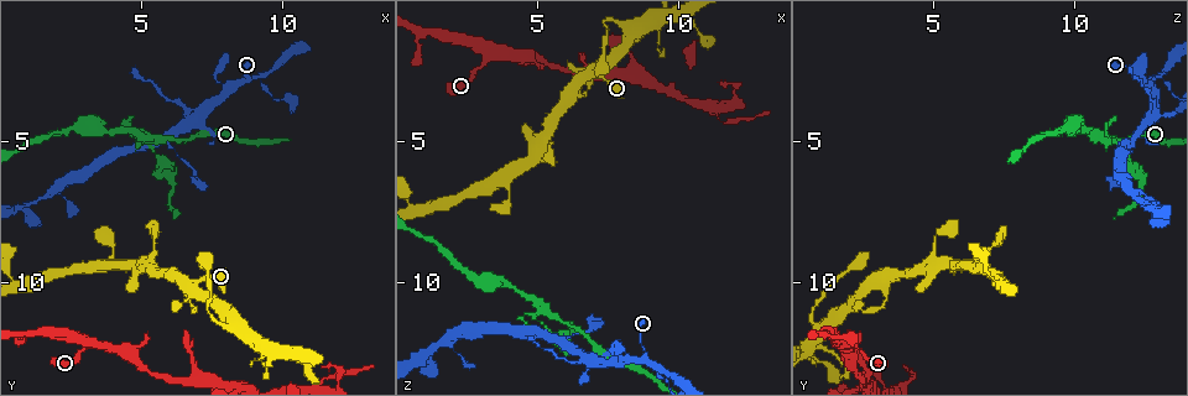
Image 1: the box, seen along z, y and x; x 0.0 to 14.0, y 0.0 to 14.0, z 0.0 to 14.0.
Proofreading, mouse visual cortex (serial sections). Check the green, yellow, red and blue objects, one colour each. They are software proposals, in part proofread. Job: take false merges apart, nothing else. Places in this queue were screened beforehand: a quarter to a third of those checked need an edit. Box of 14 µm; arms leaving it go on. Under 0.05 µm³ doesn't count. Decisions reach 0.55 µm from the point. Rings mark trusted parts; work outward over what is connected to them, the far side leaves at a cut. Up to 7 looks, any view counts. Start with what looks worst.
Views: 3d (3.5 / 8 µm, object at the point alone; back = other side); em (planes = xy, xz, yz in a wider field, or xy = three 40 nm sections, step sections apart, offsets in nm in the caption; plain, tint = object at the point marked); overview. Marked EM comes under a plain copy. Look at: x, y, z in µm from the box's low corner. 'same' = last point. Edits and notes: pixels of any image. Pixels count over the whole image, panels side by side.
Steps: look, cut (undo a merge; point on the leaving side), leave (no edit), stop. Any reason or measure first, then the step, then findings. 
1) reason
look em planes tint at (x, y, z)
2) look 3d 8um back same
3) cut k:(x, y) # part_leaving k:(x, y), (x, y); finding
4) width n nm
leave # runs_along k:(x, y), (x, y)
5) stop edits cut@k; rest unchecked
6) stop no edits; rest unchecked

a fork
look 3d 3.5um at (8.8, 2.9, 12.7)

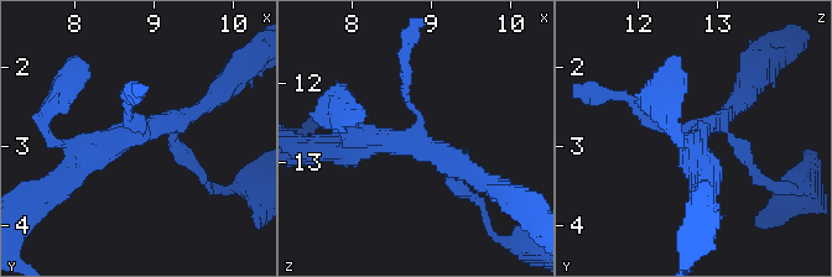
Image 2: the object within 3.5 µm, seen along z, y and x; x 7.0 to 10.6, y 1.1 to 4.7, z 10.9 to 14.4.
now the EM
look em xy step 1 tint at (8.80, 2.85, 12.70)

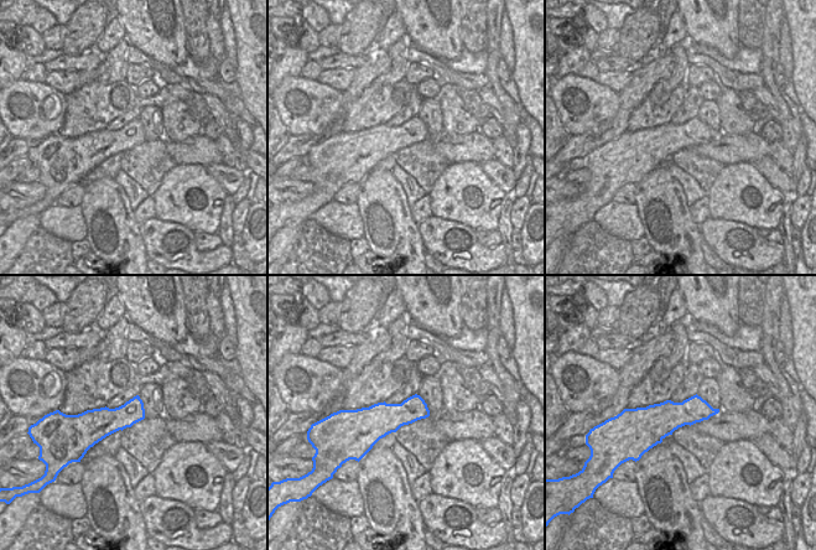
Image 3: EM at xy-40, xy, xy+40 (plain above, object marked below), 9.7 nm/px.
another direction
look em planes tint same

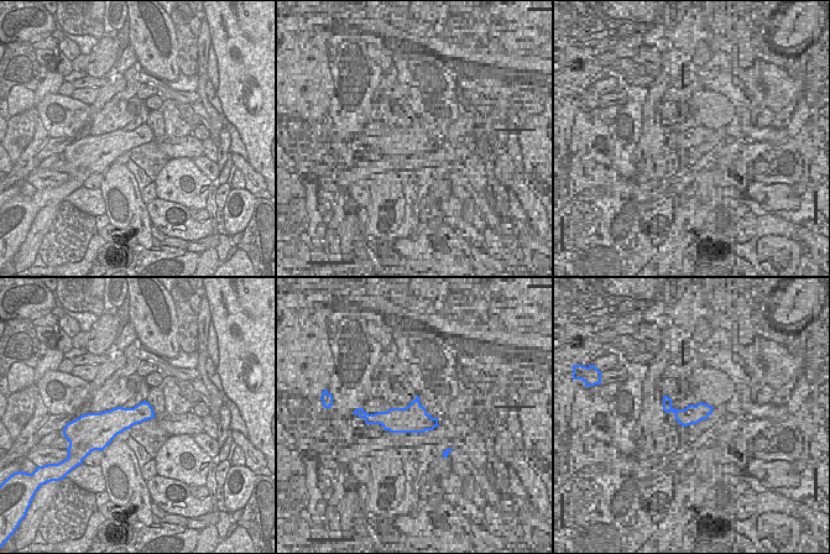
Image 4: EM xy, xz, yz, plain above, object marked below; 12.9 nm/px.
leave # runs_along 2:(629, 100), (696, 135), (706, 172); one cell here

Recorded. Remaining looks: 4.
branch point
look 3d 8um at (5.2, 4.9, 11.1)

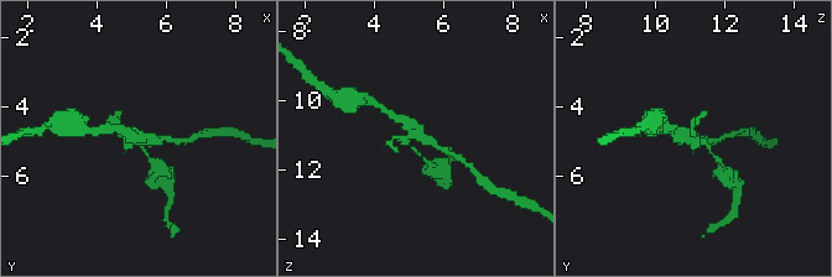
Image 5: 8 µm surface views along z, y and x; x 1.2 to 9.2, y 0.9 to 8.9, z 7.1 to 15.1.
shape alone is not enough
look em xy step 3 tint at (5.2, 4.8, 10.9)

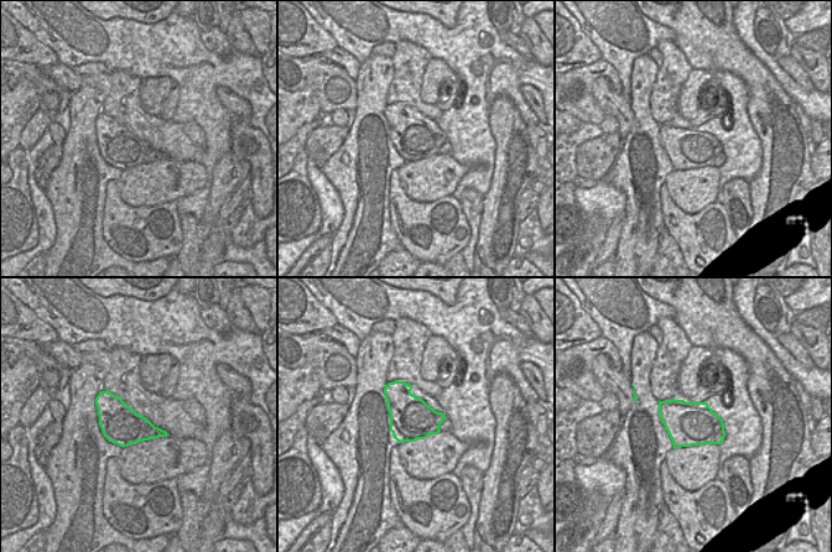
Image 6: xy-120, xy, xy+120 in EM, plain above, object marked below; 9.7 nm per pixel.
leave # runs_along 5:(447, 152), (391, 114); one cell here

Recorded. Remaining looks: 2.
three-way junction
look 3d 3.5um at (6.9, 4.1, 12.8)

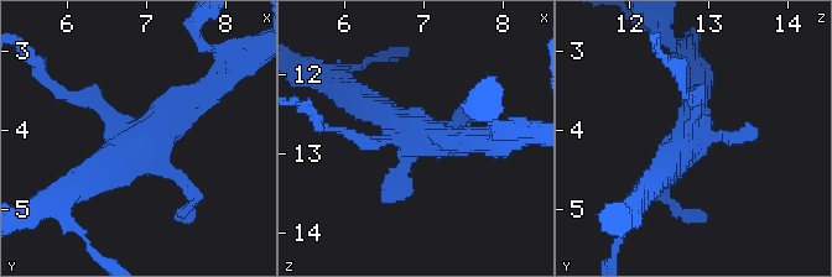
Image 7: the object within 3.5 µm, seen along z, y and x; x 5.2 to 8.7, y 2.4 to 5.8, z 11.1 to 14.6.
now the EM
look em xy step 2 tint at (6.90, 4.15, 12.70)

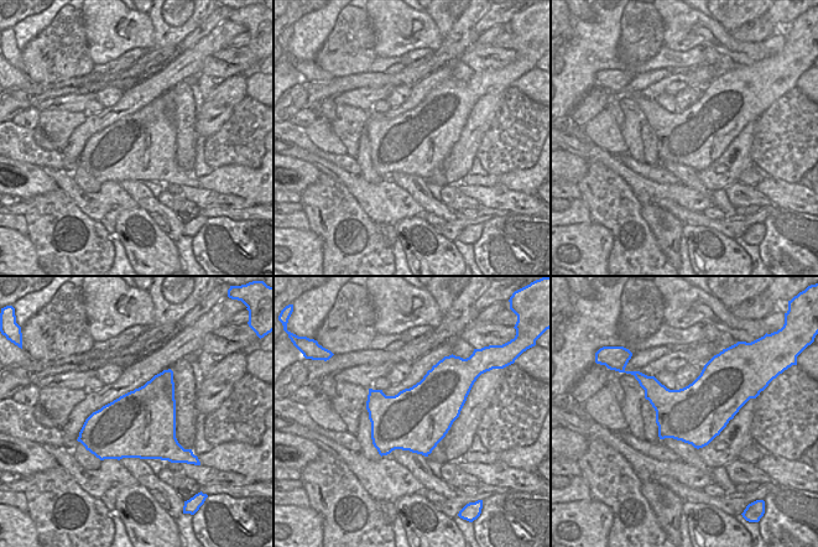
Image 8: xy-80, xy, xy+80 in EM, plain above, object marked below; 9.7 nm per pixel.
leave # runs_along 7:(206, 93), (73, 184); one cell here

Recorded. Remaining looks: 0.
stop no edits; rest unchecked

